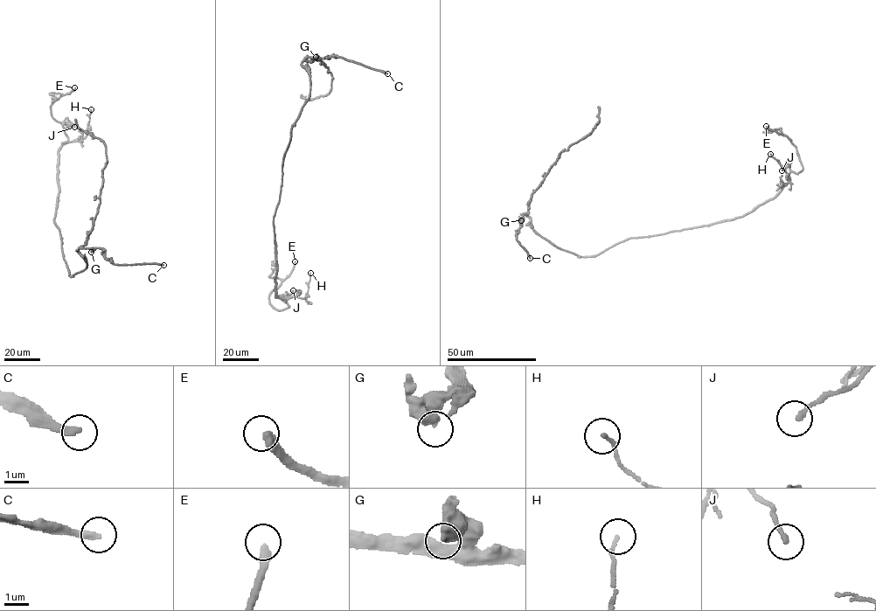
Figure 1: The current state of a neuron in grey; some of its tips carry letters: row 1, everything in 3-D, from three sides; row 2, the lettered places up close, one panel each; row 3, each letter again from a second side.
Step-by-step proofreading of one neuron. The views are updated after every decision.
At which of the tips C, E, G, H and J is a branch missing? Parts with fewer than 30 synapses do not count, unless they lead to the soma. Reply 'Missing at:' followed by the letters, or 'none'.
Missing at: C, E

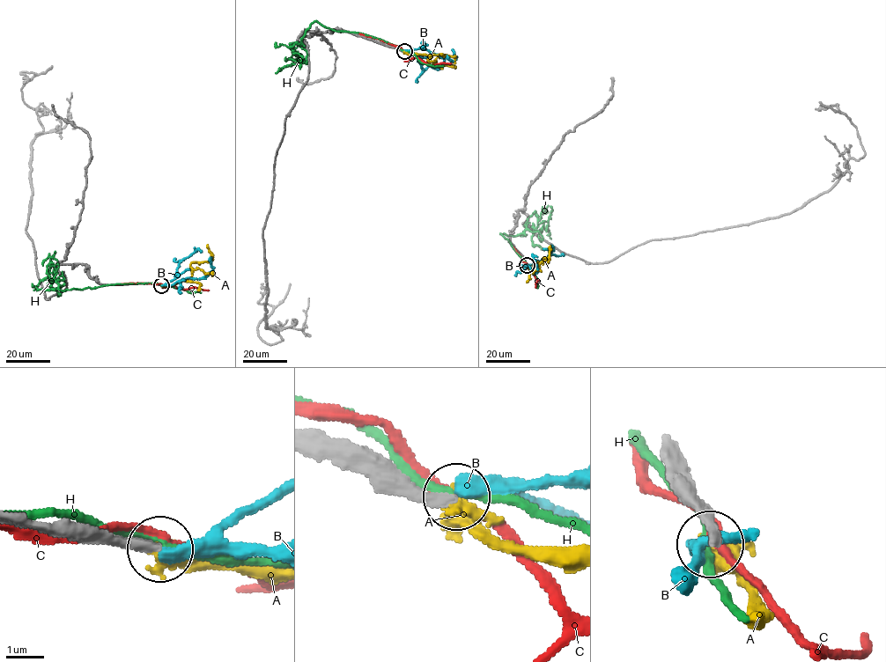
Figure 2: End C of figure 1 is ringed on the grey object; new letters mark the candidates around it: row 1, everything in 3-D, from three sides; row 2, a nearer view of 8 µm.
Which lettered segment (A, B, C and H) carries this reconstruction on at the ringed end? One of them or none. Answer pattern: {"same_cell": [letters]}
{"same_cell": []}

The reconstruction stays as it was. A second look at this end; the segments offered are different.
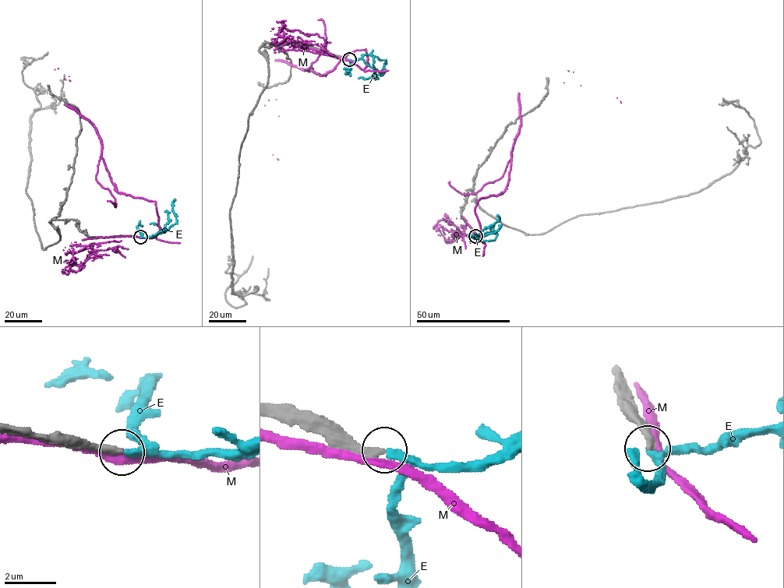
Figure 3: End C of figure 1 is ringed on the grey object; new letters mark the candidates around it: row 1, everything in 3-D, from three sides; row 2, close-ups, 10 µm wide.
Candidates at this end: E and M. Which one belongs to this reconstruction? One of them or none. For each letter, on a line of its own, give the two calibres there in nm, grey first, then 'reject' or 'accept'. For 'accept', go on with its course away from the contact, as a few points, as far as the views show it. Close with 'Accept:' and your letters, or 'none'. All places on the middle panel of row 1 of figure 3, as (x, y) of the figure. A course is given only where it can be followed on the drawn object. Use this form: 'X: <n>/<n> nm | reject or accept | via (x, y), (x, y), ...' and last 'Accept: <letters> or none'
E: 260/280 nm | accept | via (349, 59), (358, 61), (364, 55), (375, 56), (385, 61), (383, 72)
M: 440/300 nm | reject
Accept: E

